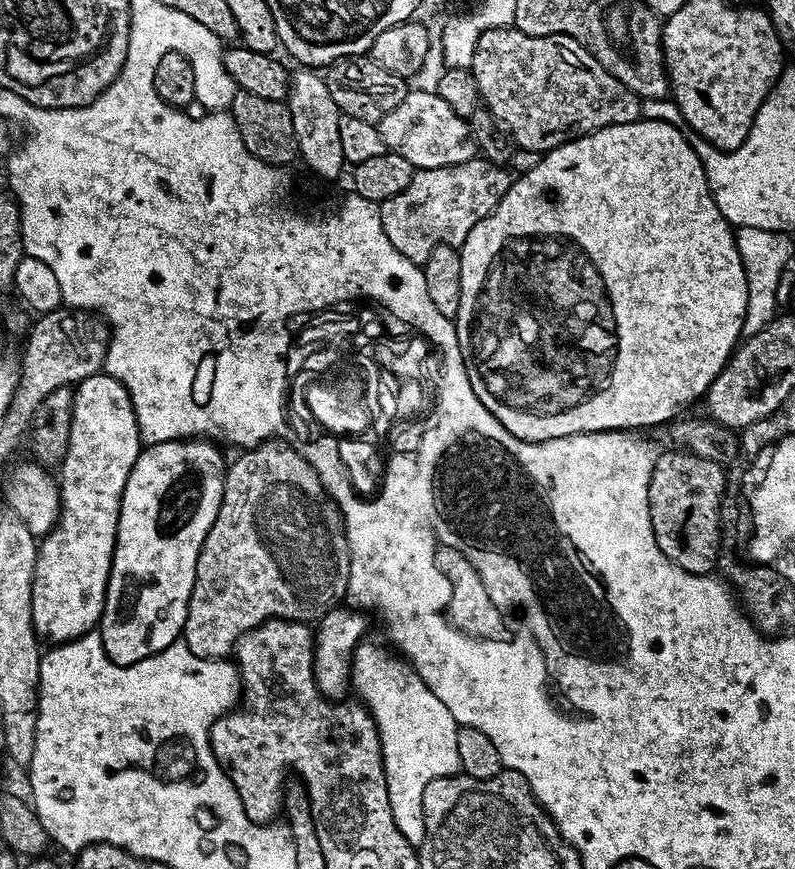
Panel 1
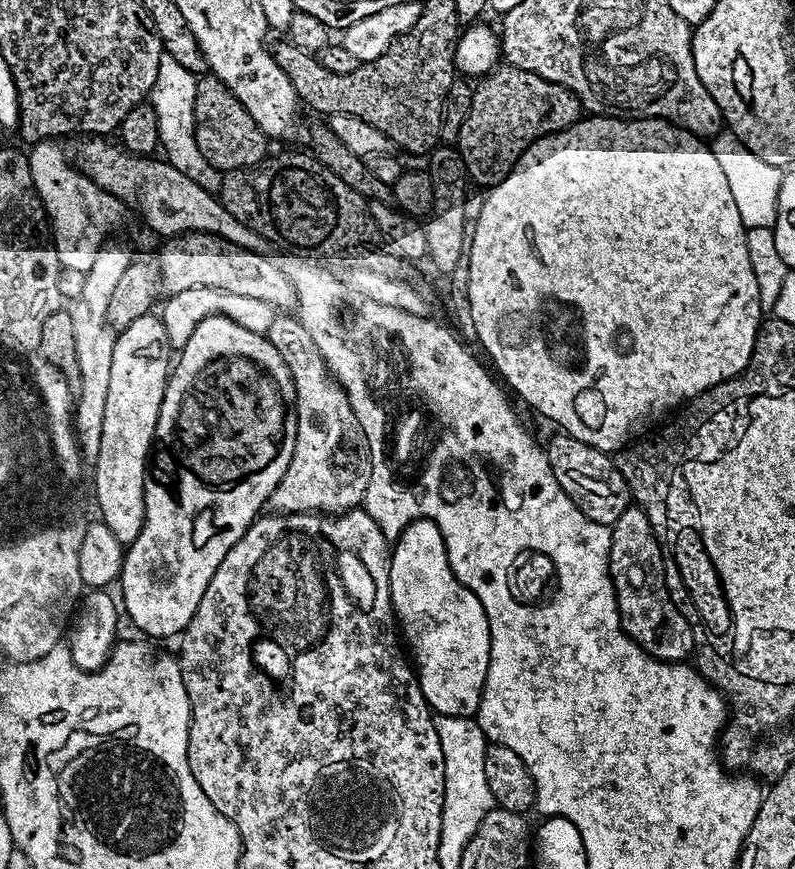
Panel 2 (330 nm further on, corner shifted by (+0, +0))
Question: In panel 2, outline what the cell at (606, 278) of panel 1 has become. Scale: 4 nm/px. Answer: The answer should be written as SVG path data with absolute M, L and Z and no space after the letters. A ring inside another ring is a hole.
M581 118L569 128L533 142L516 159L512 173L487 189L480 205L469 258L470 307L478 344L488 351L493 364L491 367L498 376L500 371L499 379L505 385L508 383L533 408L533 413L541 412L560 427L557 429L609 454L629 443L628 435L635 424L656 420L663 412L679 404L687 405L706 389L740 375L750 362L756 332L762 323L758 282L754 282L754 270L750 270L750 254L746 250L746 229L730 192L729 182L726 182L711 147L701 137L692 136L684 128L677 128L663 118Z

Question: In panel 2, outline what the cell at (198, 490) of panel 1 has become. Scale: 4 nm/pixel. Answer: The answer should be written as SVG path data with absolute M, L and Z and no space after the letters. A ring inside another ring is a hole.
M219 314L201 320L199 326L194 330L194 334L190 334L190 342L186 342L186 346L179 349L178 359L171 369L168 384L164 388L162 406L156 423L155 451L151 453L144 478L144 525L138 538L134 538L134 542L127 545L124 565L120 568L118 577L118 585L120 584L118 596L122 601L123 611L126 616L126 611L128 611L133 626L148 636L179 637L183 633L190 618L194 618L194 614L198 610L198 602L202 602L202 594L206 594L206 586L210 586L210 578L214 578L222 558L226 558L226 554L230 554L230 550L238 542L238 538L242 538L242 534L246 534L246 530L251 526L253 520L261 515L260 507L263 504L265 507L271 501L274 486L278 486L282 474L286 474L286 466L290 466L290 458L294 454L294 434L296 433L294 382L290 378L290 370L286 366L286 362L282 362L282 354L278 354L278 350L269 342L263 331L256 331L260 330Z

